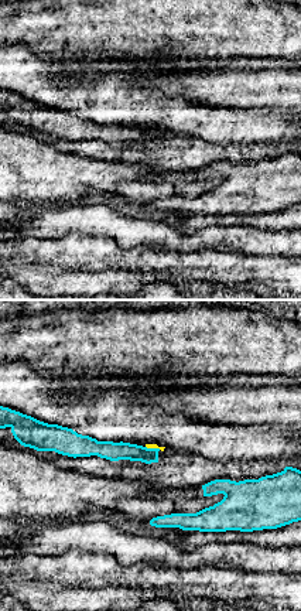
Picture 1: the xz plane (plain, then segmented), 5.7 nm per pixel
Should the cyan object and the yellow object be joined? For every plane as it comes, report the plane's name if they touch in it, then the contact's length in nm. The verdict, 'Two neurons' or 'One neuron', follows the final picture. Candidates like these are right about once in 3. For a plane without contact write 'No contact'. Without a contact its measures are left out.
Touches cyan in xz. Shared border 90 nm

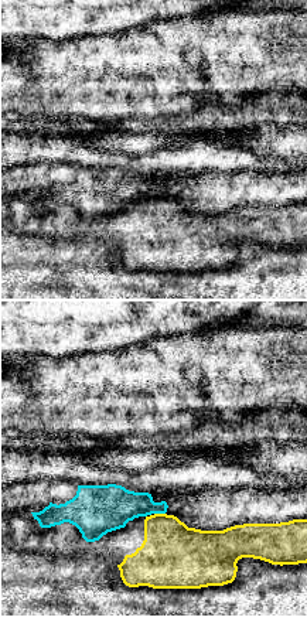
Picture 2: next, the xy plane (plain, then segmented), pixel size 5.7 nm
Touches cyan in xy. Shared border 60 nm

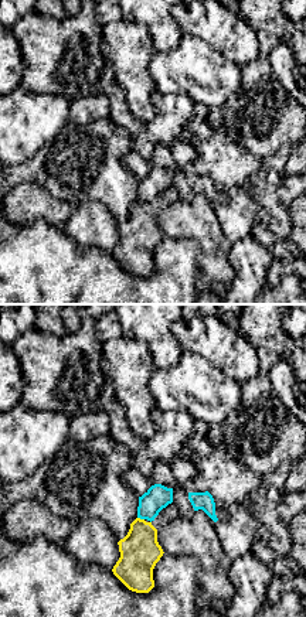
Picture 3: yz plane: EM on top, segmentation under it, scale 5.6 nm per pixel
Touches cyan in yz. Shared border 40 nm

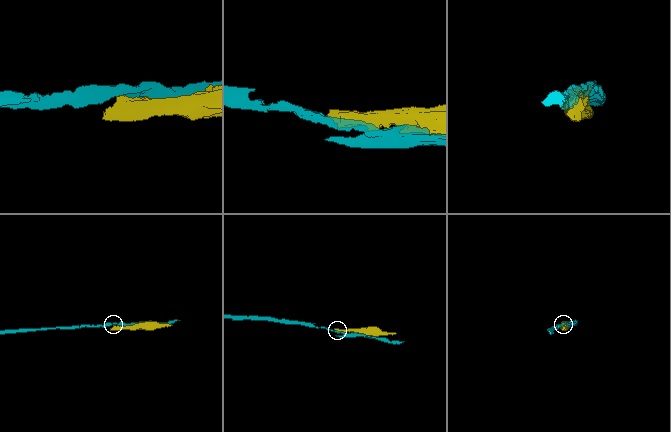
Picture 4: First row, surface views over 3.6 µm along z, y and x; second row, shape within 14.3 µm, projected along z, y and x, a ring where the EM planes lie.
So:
Two neurons

